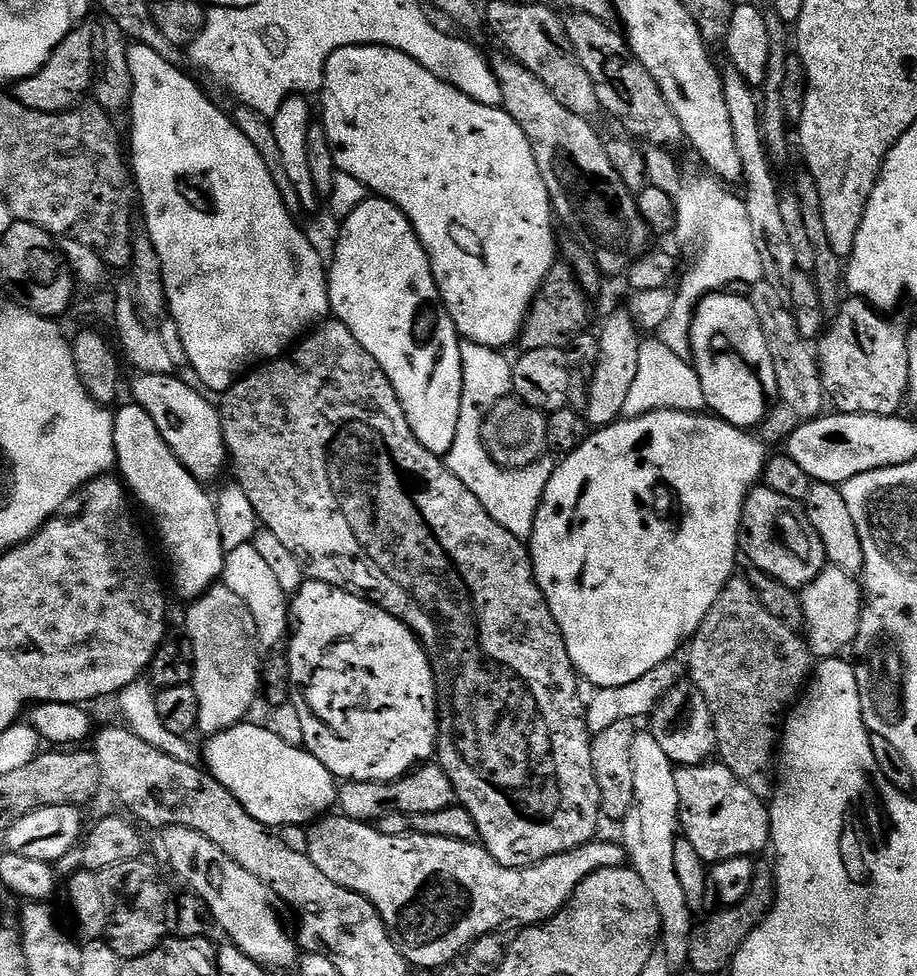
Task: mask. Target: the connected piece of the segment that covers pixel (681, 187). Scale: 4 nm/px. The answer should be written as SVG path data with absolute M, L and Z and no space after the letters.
M644 148L646 158L646 174L651 187L666 190L678 210L676 227L678 236L684 240L693 240L700 247L700 253L692 264L692 269L684 276L680 284L680 292L675 293L676 301L670 310L670 318L662 322L658 330L658 338L662 346L667 346L678 358L691 361L692 337L686 329L692 323L692 313L704 296L712 292L723 292L731 289L731 284L751 286L763 280L762 258L758 254L758 246L754 242L754 229L750 227L750 214L746 214L746 206L735 191L729 190L721 181L711 174L704 176L682 176L676 169L676 162L671 151Z

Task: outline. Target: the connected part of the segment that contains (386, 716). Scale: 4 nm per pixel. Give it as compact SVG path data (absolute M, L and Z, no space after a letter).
M311 578L305 579L305 584L301 586L300 589L297 590L296 596L294 592L294 599L290 604L290 620L294 627L290 632L290 641L292 640L292 645L286 648L288 654L288 665L290 666L290 670L292 671L292 679L294 681L295 687L297 689L300 688L304 691L304 700L308 703L307 711L317 716L318 719L321 720L322 723L325 724L326 727L329 728L332 732L312 732L312 730L305 731L304 733L304 748L307 751L311 752L314 758L318 758L318 762L322 762L322 766L326 766L326 770L330 770L332 775L336 777L337 781L347 782L350 780L357 780L358 782L386 782L388 780L396 780L399 776L406 776L409 772L412 771L413 768L417 767L421 762L428 762L433 759L435 750L436 750L436 733L438 731L438 713L436 710L436 679L434 678L434 674L432 673L432 664L428 660L428 655L426 654L426 650L421 646L419 640L416 639L416 636L411 632L406 625L403 624L398 618L394 618L389 612L386 611L385 608L380 607L379 604L371 604L370 601L364 599L362 596L355 596L353 592L344 592L340 588L335 588L334 586L330 586L326 582L318 582L317 580L313 580Z

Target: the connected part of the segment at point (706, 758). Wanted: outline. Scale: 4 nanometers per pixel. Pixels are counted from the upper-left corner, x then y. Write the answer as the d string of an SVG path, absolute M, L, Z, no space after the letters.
M681 682L672 687L656 706L656 711L650 717L650 731L654 742L662 746L666 758L672 760L673 765L689 768L695 764L709 763L717 755L716 731L710 710L706 706L706 698L702 698L702 690L698 690L691 682Z

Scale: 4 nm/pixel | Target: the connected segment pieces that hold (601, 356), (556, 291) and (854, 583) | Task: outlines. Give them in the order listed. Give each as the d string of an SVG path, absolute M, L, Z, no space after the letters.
M627 310L616 312L598 332L600 353L594 357L591 369L592 384L587 385L588 404L582 409L582 416L593 429L607 428L622 417L622 406L626 406L626 398L630 395L630 385L638 374L638 354L642 343L641 329L632 323L632 314Z
M557 262L546 274L544 285L532 299L528 307L528 316L520 330L518 344L525 352L530 350L546 350L547 348L567 349L577 336L585 331L584 323L588 320L589 297L582 291L572 265Z
M825 566L818 578L810 582L800 592L802 610L806 614L804 632L806 643L813 657L836 658L843 648L851 649L860 629L860 613L866 604L862 584L853 573L835 566Z

